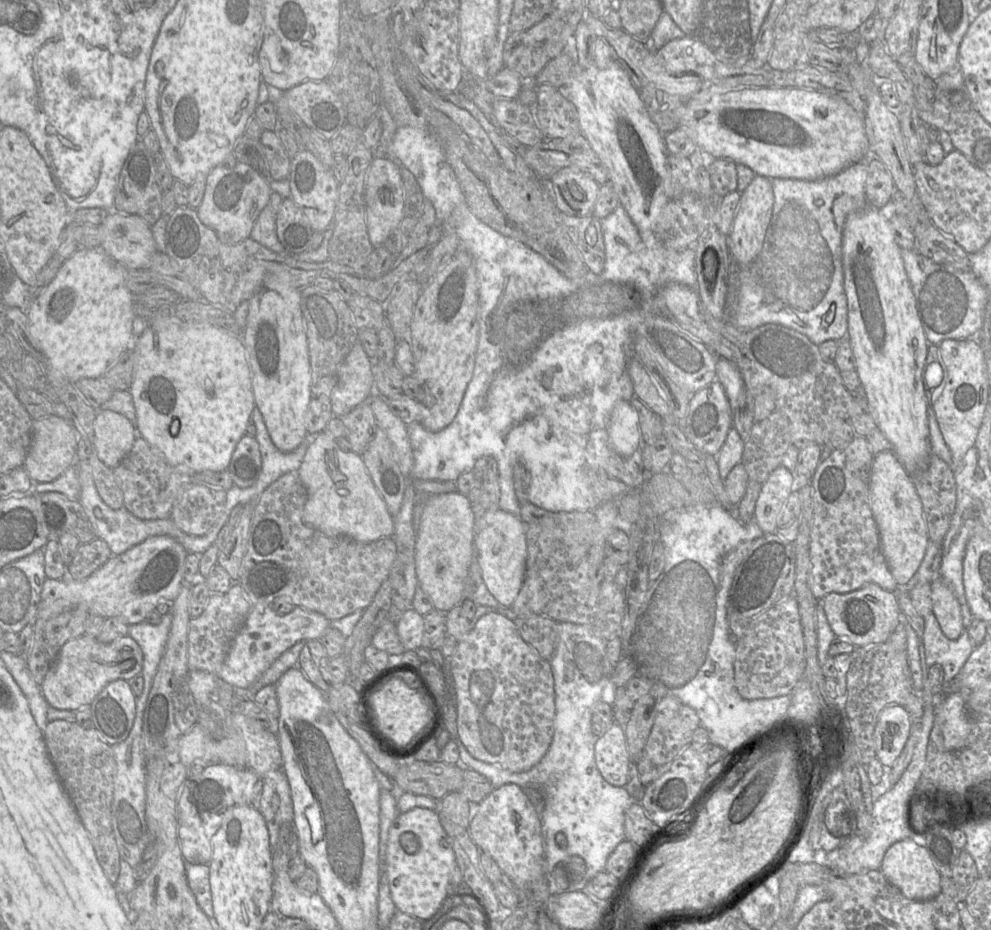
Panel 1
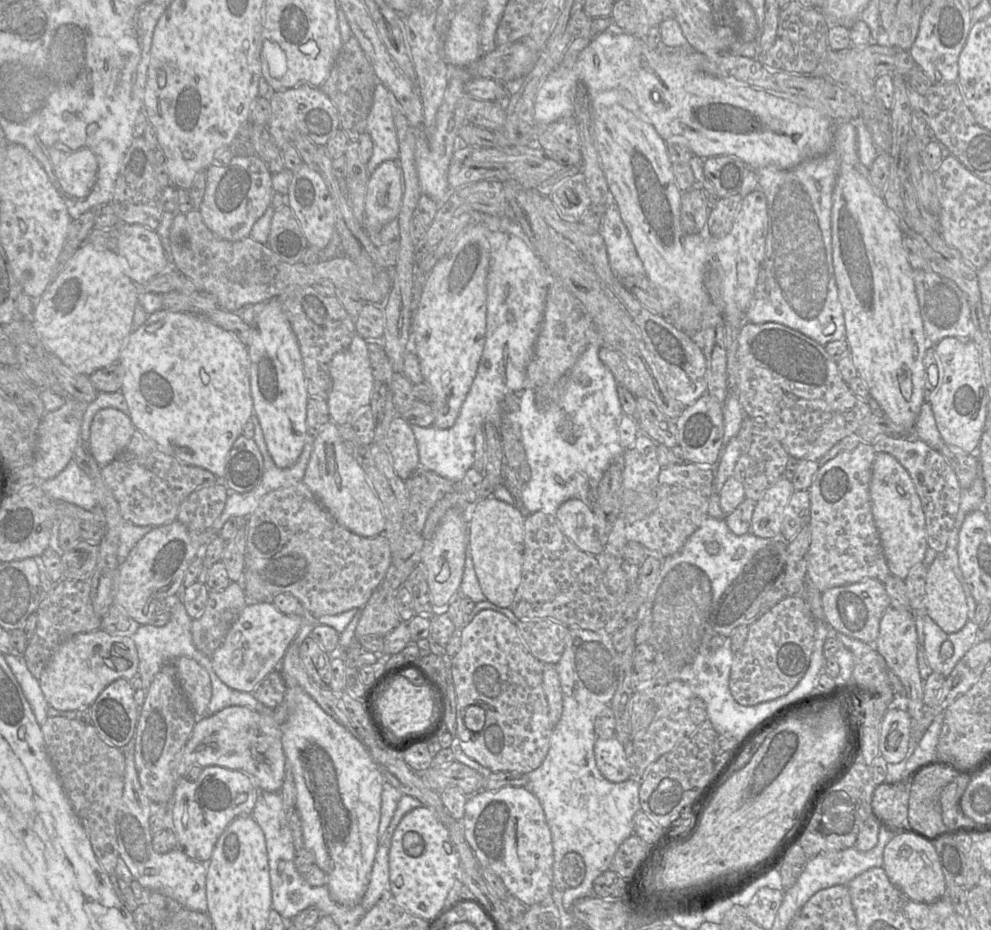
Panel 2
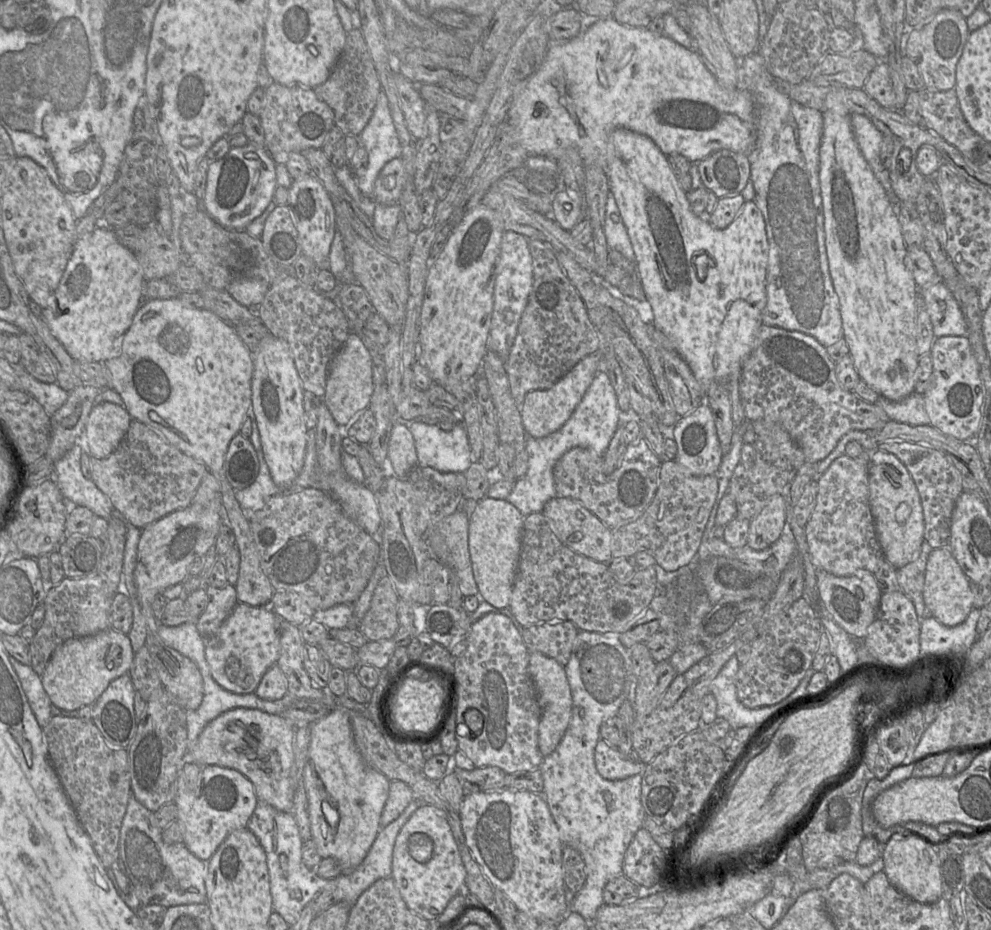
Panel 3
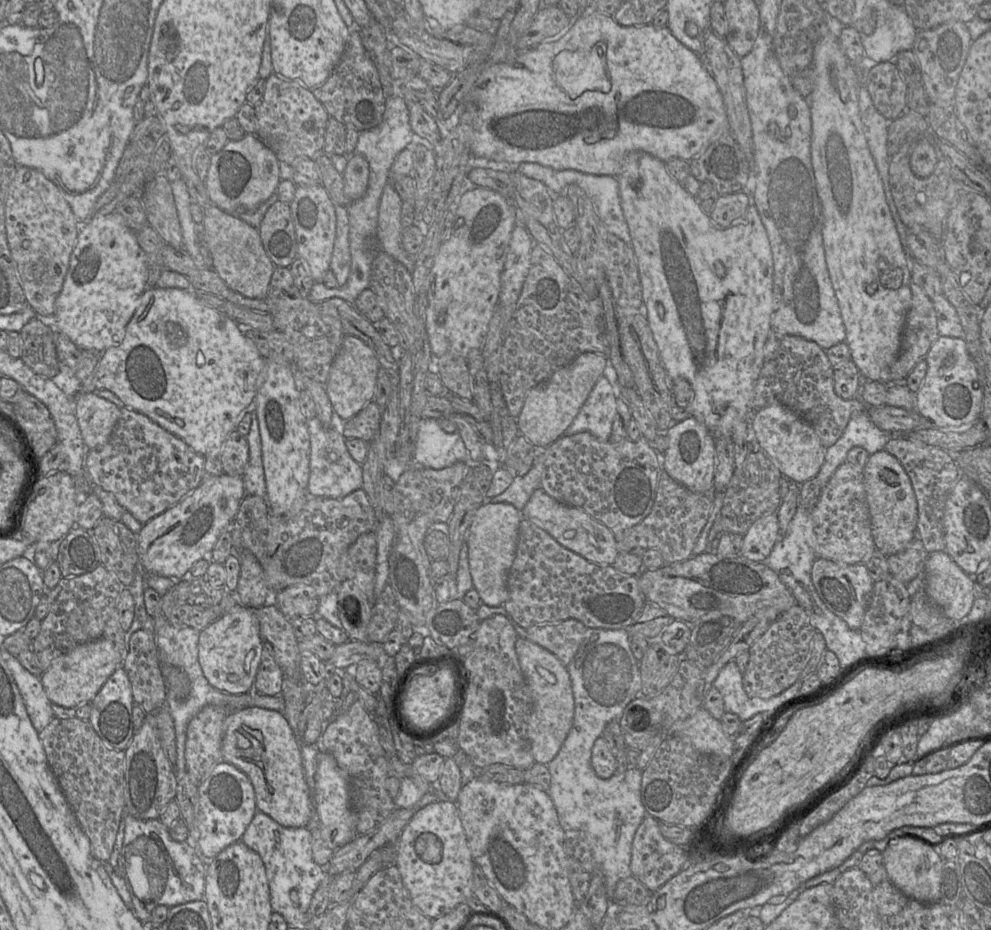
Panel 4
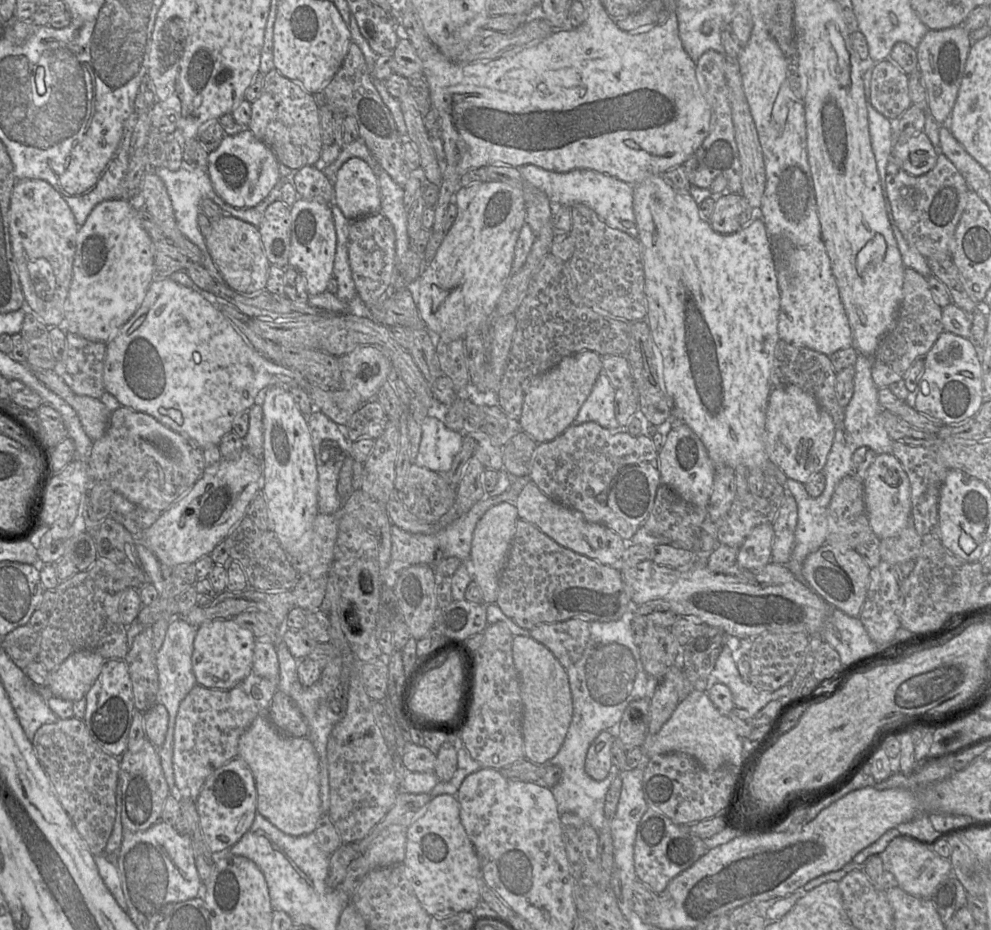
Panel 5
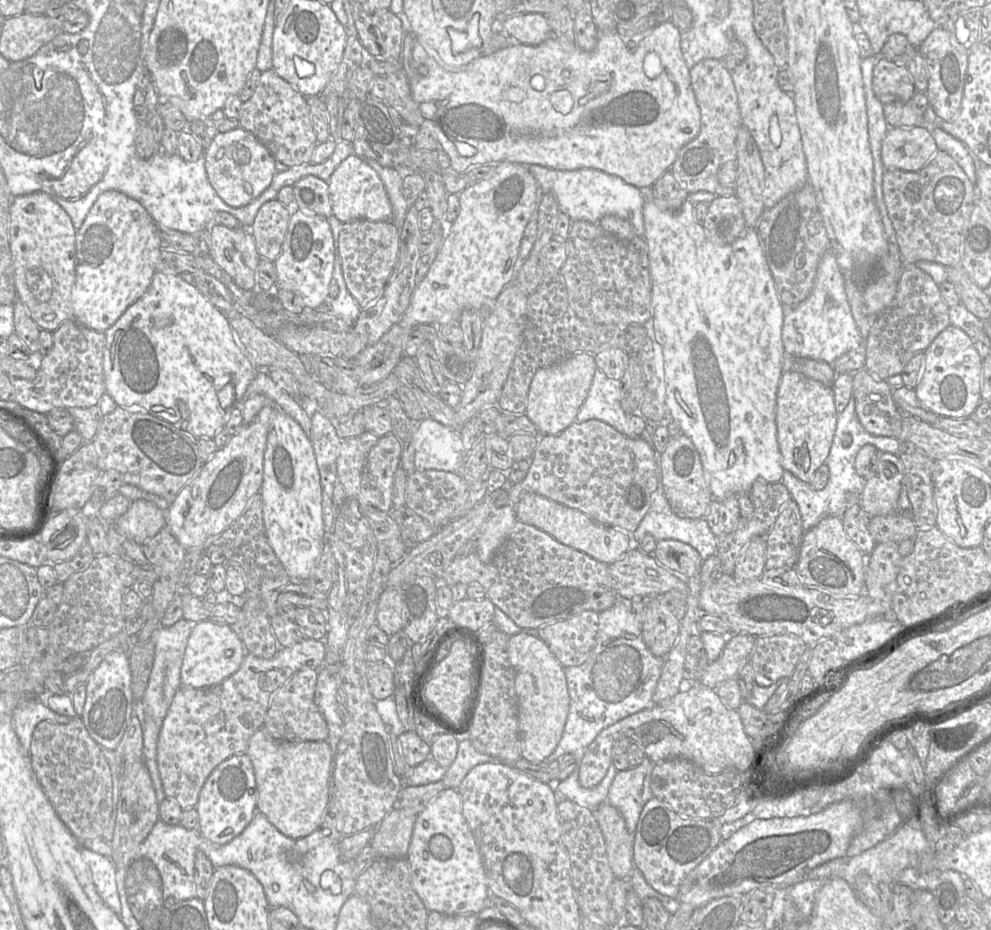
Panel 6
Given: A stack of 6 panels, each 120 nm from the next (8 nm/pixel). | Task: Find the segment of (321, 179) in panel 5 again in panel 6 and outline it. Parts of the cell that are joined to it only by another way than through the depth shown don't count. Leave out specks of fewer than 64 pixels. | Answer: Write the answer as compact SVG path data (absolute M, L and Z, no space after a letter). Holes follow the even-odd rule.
M308 175L293 185L294 207L307 215L329 218L332 206L328 183L320 178Z

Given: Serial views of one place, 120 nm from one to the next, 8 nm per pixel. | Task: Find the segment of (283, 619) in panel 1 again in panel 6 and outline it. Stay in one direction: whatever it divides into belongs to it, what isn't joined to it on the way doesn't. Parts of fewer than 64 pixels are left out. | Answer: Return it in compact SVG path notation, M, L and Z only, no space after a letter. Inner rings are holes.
M197 622L189 635L181 666L181 687L205 688L232 675L247 654L239 634L230 625Z

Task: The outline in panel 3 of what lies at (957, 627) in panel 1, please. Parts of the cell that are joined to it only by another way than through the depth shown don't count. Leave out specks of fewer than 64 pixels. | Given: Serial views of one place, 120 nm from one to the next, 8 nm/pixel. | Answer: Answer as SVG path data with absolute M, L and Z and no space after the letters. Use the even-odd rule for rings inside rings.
M949 547L933 549L928 555L922 597L928 613L947 627L964 622L973 609L969 578L961 570Z

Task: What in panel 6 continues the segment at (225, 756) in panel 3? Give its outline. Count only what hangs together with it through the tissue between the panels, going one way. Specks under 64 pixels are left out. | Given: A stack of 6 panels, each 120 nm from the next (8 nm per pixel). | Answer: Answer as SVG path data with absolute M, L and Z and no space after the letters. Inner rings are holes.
M262 728L250 737L246 753L250 757L257 788L257 811L278 831L291 839L304 838L321 827L329 802L331 750L326 741L276 741Z

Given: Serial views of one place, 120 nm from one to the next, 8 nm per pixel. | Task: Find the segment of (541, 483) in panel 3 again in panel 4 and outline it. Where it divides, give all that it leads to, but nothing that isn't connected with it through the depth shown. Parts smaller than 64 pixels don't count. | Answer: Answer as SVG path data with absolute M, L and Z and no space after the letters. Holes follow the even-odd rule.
M602 375L564 435L589 432L599 440L607 441L615 414L616 385L611 385L608 378ZM536 449L530 470L523 476L513 478L511 485L503 493L492 498L485 498L483 504L506 502L521 512L533 492L540 488L542 470L542 450Z

